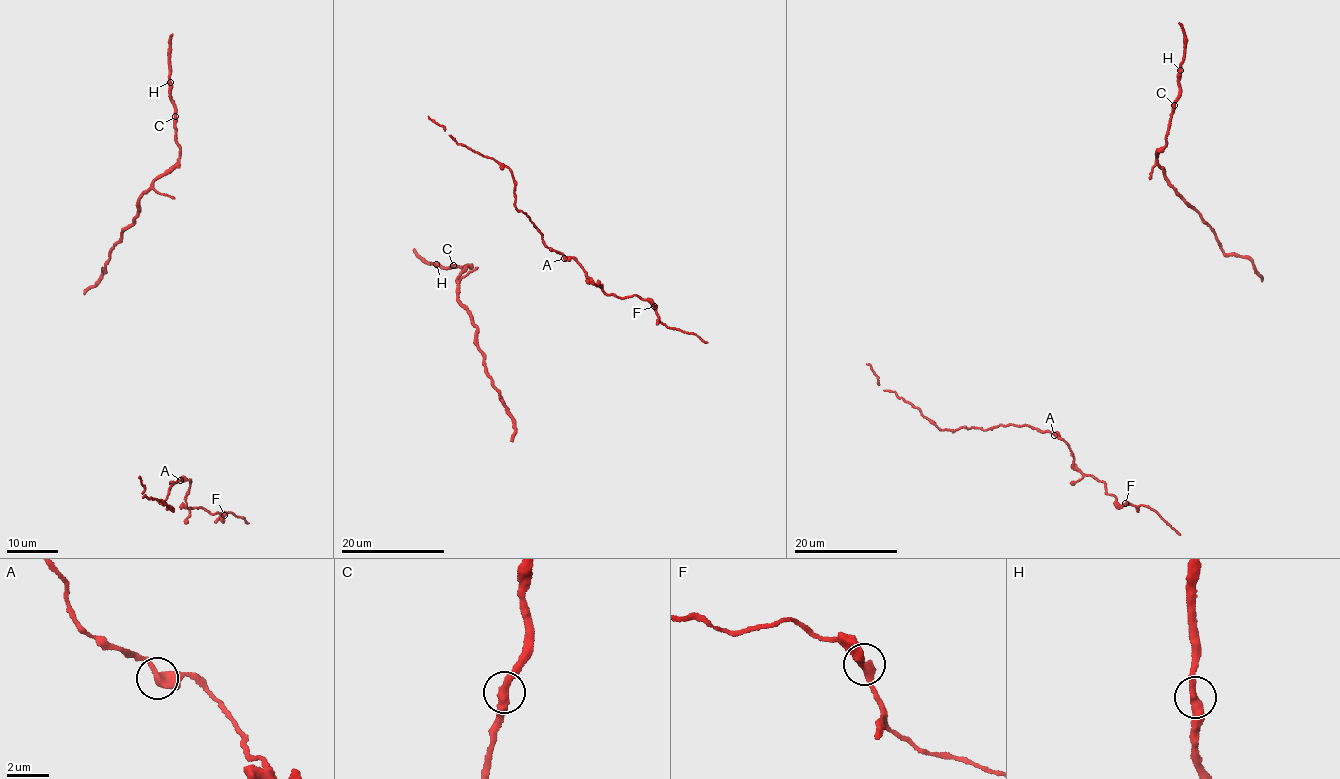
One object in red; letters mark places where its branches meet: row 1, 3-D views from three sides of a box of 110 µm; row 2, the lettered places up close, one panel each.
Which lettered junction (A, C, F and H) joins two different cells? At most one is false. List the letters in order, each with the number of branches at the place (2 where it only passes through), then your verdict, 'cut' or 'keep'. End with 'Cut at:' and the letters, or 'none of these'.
A: 2 branches meet; keep
C: 2 branches meet; keep
F: 2 branches meet; keep
H: 2 branches meet; keep
Cut at: none of these

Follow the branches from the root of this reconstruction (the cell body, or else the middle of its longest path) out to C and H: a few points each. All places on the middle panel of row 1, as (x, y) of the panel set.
C: (485, 361), (474, 335), (476, 328), (456, 298), (459, 277), (471, 268), (452, 266)
H: (485, 361), (474, 335), (476, 328), (456, 298), (459, 277), (471, 268), (436, 264)

